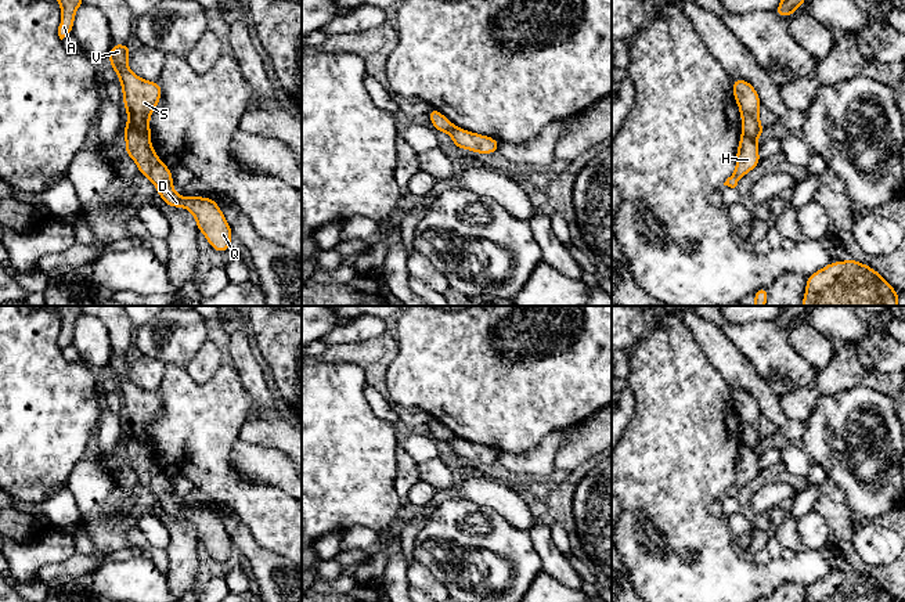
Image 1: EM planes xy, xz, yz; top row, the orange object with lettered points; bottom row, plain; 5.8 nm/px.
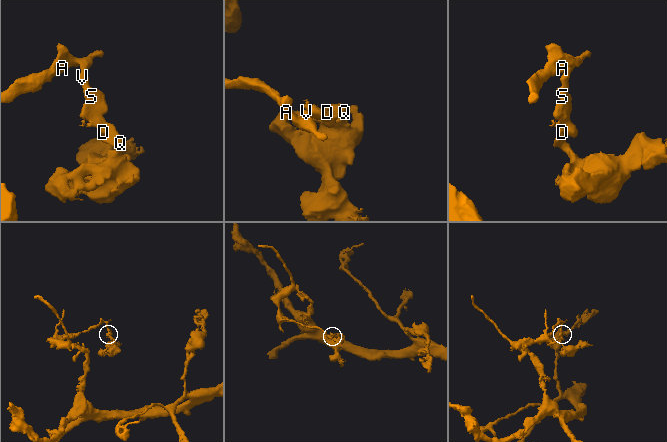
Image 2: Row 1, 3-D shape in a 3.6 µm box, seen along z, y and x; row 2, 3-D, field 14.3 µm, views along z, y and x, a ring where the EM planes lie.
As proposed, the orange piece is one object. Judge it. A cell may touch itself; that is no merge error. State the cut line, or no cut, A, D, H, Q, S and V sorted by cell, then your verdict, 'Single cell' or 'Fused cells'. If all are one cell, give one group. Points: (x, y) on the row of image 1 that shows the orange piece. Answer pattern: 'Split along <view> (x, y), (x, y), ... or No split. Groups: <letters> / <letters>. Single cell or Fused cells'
Split along xy (128, 121), (148, 139). Groups: A S V / D H Q. Fused cells

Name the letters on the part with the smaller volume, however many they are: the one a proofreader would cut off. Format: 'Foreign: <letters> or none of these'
Foreign: D, H, Q

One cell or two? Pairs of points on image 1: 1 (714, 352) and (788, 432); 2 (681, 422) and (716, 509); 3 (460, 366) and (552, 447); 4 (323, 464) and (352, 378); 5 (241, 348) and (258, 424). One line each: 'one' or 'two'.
1: one
2: two
3: two
4: one
5: one

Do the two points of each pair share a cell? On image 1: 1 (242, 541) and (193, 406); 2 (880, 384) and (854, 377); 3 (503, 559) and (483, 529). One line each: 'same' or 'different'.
1: different
2: same
3: same

